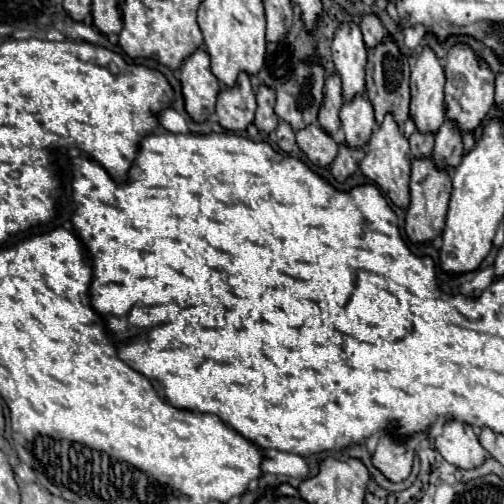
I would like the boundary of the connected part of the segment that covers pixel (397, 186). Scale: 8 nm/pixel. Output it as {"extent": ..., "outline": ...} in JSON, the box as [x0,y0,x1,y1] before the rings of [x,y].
{"extent":[360,116,410,210],"outline":[[[386,116],[382,126],[376,132],[372,132],[370,142],[366,144],[366,156],[360,162],[360,170],[372,184],[376,184],[380,190],[384,190],[398,208],[402,208],[402,210],[408,208],[408,204],[410,204],[410,192],[408,192],[410,148],[408,148],[408,140],[402,136],[402,132],[394,124],[392,116]]]}

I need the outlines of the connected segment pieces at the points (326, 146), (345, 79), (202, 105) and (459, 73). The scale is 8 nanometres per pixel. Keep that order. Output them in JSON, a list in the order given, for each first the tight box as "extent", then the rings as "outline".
[{"extent":[296,124,338,168],"outline":[[[314,124],[302,132],[296,132],[296,142],[306,158],[318,168],[328,168],[338,154],[338,144],[332,140],[332,136]]]},{"extent":[332,24,368,100],"outline":[[[342,24],[332,42],[332,60],[336,74],[342,78],[344,100],[352,100],[358,94],[364,94],[364,74],[368,52],[362,40],[362,32],[356,24]]]},{"extent":[178,48,220,122],"outline":[[[202,48],[186,58],[184,66],[178,72],[178,80],[182,84],[184,110],[188,112],[188,116],[194,122],[210,120],[214,116],[220,82],[212,74],[210,58]]]},{"extent":[446,46,494,134],"outline":[[[454,46],[446,58],[446,120],[454,122],[456,128],[466,134],[482,126],[486,114],[494,104],[494,74],[488,64],[478,58],[468,46]]]}]

